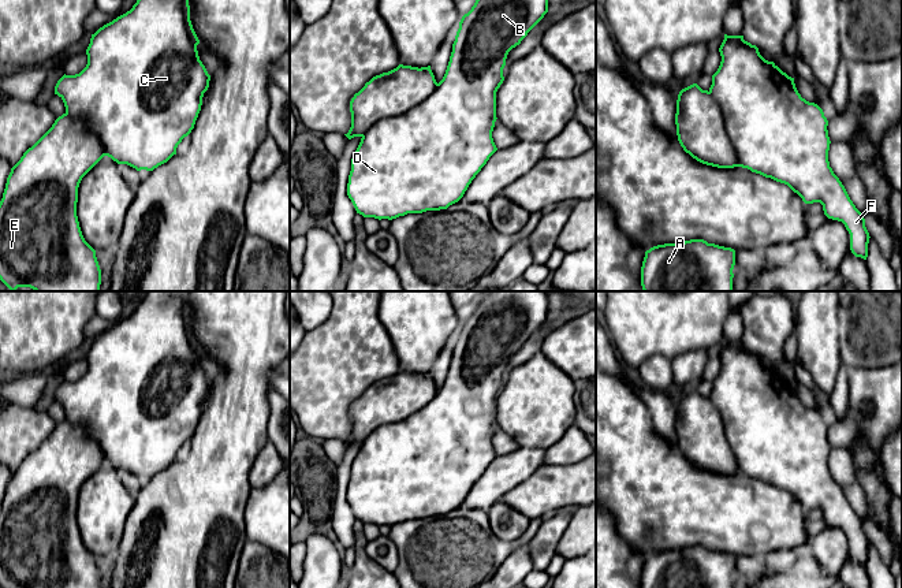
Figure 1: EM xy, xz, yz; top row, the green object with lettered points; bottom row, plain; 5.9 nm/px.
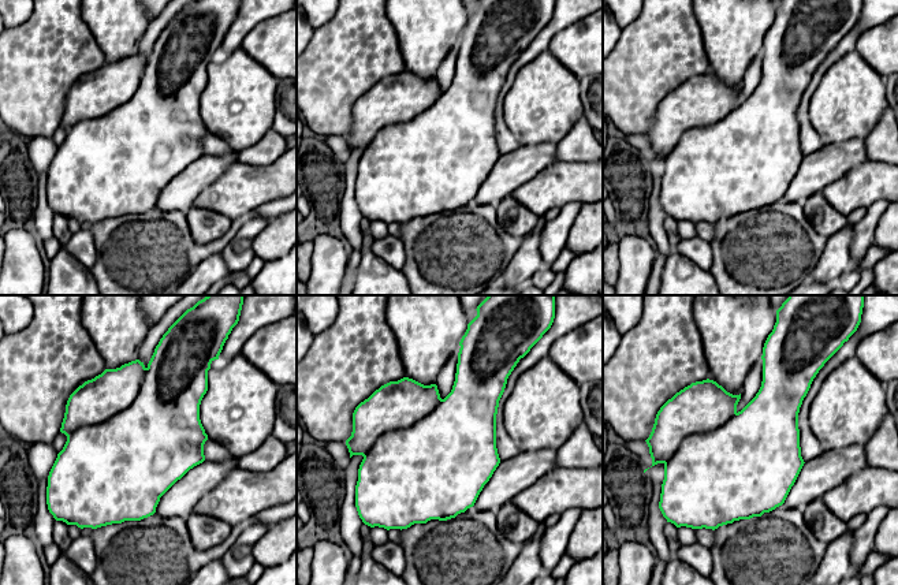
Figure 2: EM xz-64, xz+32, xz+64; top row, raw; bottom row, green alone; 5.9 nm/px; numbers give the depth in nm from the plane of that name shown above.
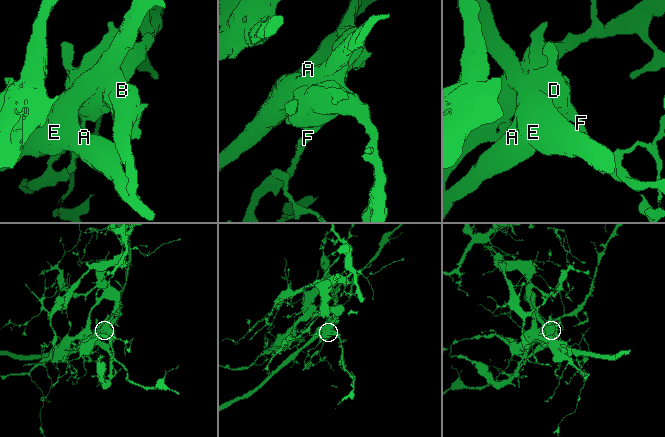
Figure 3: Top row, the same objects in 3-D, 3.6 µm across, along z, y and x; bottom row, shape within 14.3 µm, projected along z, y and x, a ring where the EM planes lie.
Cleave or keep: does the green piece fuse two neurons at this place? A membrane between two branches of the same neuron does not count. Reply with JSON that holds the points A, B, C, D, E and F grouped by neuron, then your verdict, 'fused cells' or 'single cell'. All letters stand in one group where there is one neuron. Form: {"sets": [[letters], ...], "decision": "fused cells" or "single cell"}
{"sets": [["A", "E"], ["B", "C", "D", "F"]], "decision": "fused cells"}

